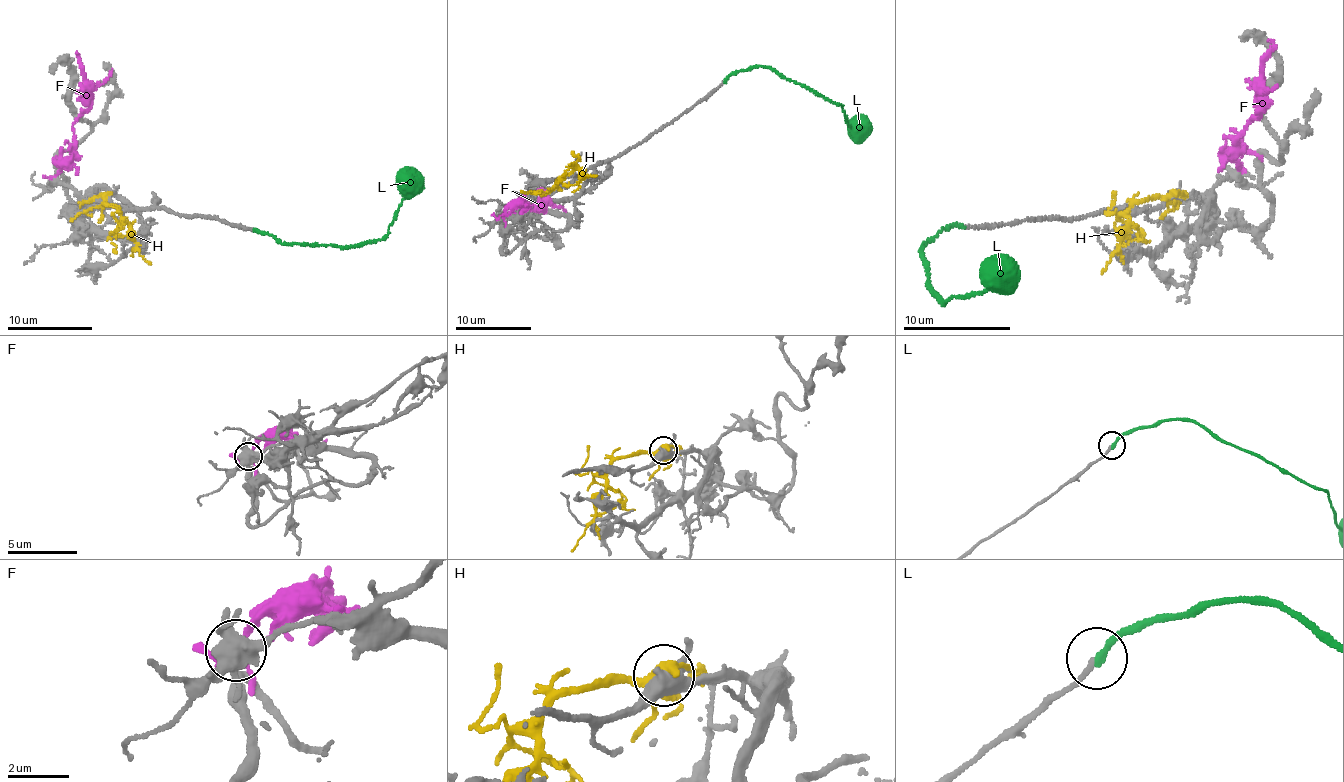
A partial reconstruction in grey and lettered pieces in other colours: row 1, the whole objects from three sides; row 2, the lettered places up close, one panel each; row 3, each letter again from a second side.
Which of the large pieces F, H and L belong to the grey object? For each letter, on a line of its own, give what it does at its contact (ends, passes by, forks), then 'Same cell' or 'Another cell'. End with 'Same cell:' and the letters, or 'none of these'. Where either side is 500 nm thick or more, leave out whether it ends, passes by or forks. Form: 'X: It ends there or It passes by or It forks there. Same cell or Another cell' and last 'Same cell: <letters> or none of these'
F: It passes by. Another cell
H: It forks there. Another cell
L: It ends there. Same cell
Same cell: L

